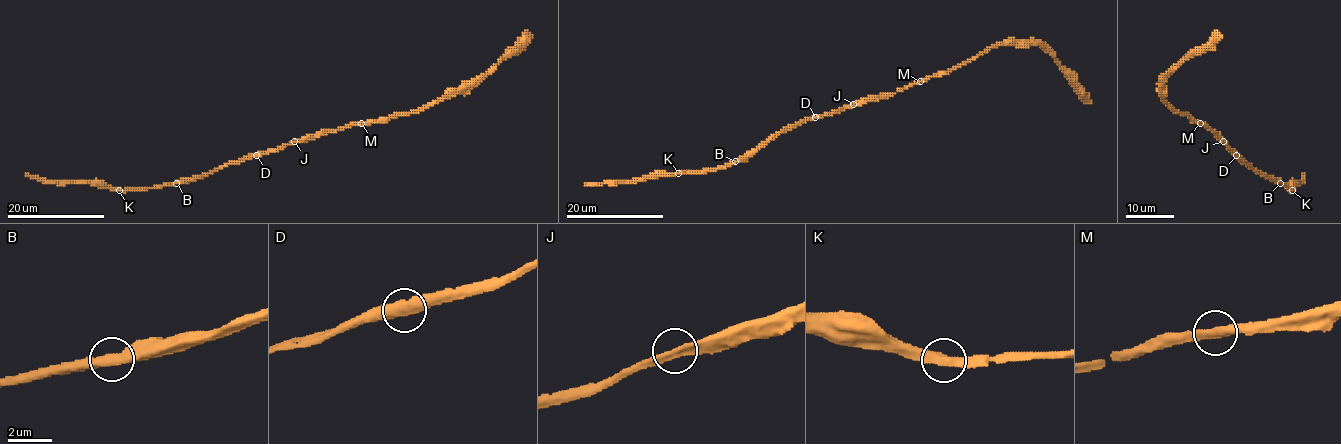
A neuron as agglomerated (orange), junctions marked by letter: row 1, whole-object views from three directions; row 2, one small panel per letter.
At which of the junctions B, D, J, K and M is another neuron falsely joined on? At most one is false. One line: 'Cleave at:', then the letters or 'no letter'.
Cleave at: no letter

